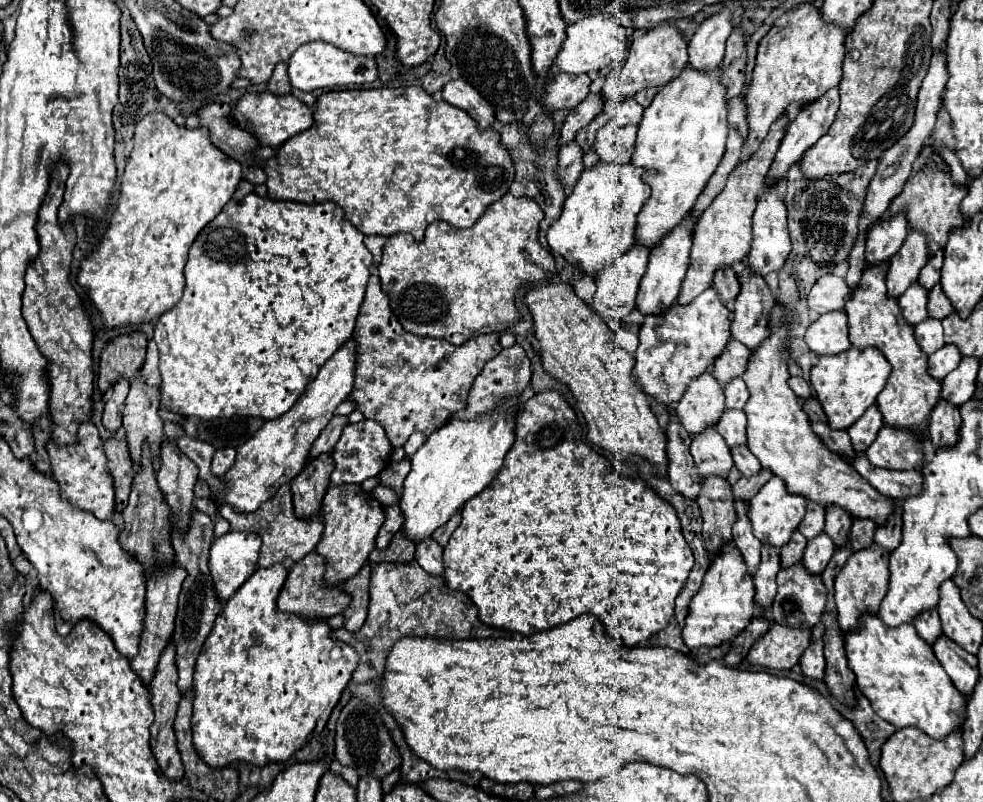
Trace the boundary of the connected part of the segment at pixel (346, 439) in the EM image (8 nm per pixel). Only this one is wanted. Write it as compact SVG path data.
M363 419L359 423L347 425L331 453L331 457L335 461L335 471L331 475L333 485L359 485L365 479L379 475L381 469L385 469L385 465L389 463L391 451L393 451L393 447L377 421Z

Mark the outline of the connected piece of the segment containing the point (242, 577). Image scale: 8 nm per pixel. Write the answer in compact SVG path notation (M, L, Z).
M229 531L211 545L209 573L213 577L213 591L217 599L227 601L235 593L229 599L229 605L225 605L221 615L215 619L215 625L197 657L193 675L193 747L213 769L233 763L263 767L267 763L289 761L293 753L299 751L315 733L323 731L359 663L359 655L353 647L329 637L331 627L327 623L277 611L275 601L285 583L287 567L277 563L269 569L257 569L259 547L261 539L257 539L257 535L241 535L239 531Z

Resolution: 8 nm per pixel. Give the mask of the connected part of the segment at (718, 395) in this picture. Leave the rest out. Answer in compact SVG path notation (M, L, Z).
M711 373L701 375L701 379L695 379L689 385L689 391L677 403L675 413L689 435L699 435L707 427L715 427L725 413L723 387Z

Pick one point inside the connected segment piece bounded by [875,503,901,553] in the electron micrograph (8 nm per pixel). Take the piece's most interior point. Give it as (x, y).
(889, 538)

